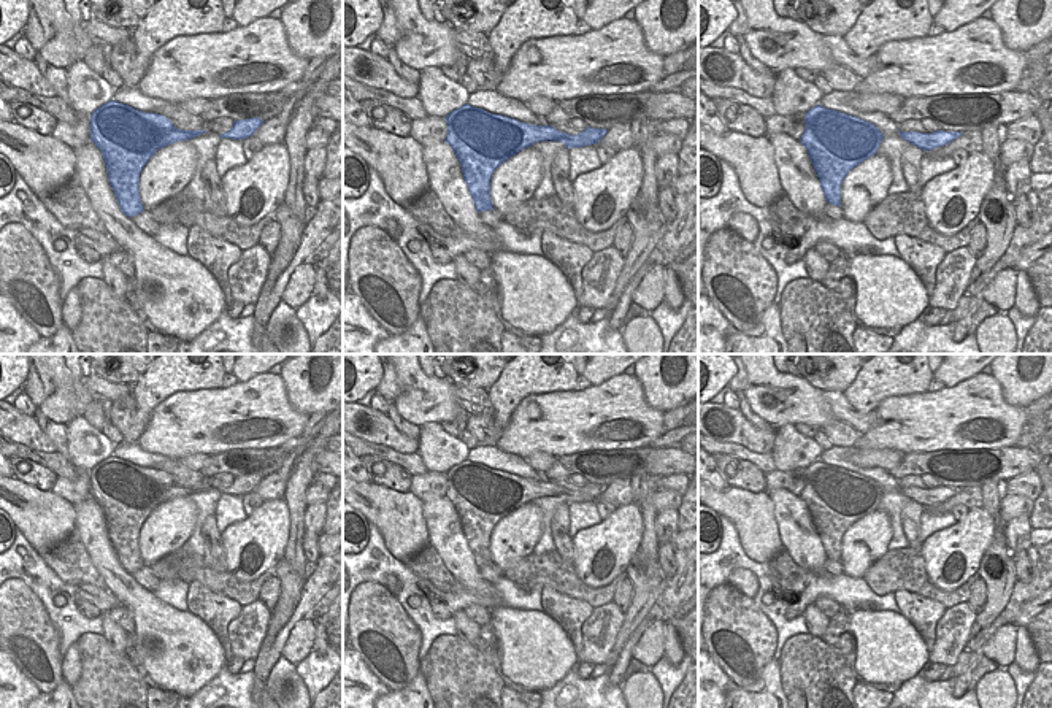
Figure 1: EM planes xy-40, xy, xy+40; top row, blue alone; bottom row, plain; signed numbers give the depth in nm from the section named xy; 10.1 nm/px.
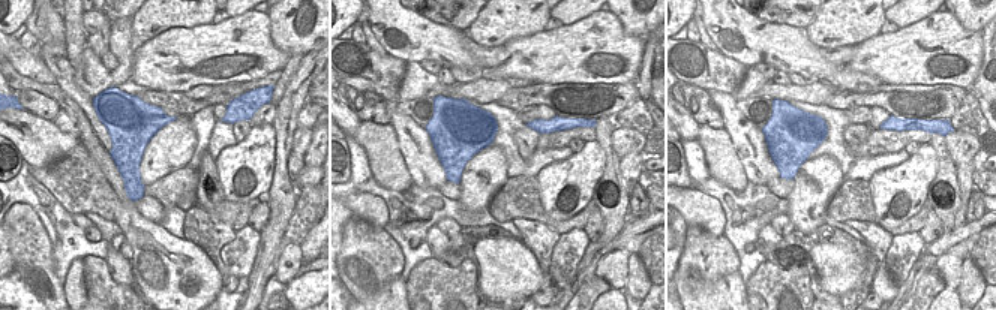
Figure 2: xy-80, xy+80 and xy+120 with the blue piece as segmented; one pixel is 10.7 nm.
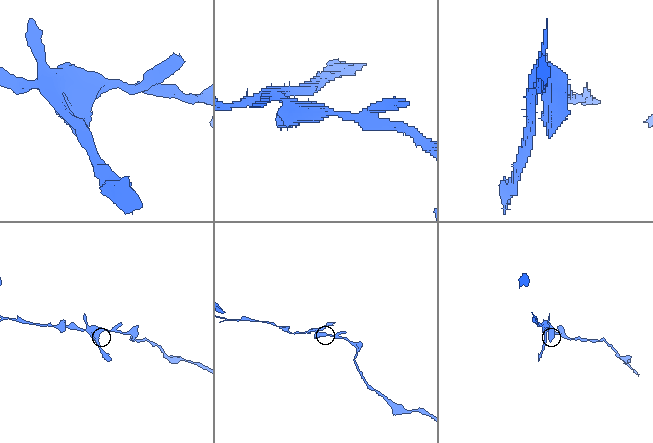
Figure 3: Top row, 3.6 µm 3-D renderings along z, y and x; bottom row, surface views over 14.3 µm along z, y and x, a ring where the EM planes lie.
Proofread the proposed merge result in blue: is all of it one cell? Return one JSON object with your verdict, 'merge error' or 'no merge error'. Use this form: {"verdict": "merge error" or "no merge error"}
{"verdict": "merge error"}

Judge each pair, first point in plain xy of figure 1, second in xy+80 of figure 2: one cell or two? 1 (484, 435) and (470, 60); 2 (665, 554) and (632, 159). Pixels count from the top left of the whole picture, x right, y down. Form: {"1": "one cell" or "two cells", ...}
{"1": "two cells", "2": "two cells"}

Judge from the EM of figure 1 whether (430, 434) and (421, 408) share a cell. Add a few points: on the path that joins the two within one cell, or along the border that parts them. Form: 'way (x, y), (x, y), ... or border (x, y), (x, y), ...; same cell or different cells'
border (440, 423), (426, 423), (421, 427); different cells

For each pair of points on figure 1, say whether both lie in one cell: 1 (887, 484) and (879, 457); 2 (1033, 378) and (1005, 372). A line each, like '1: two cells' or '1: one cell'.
1: two cells
2: one cell

